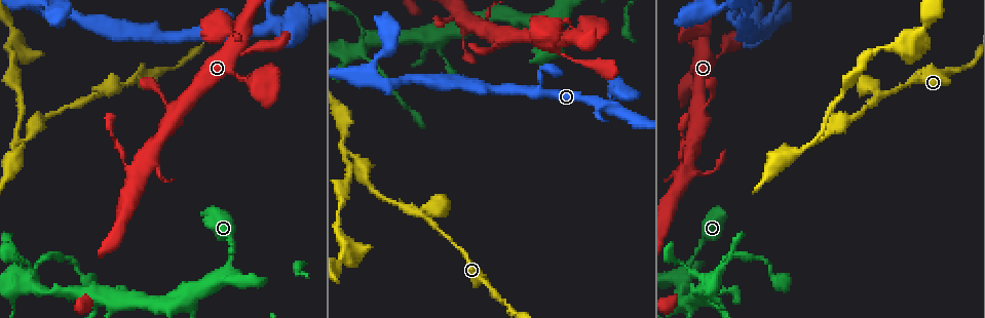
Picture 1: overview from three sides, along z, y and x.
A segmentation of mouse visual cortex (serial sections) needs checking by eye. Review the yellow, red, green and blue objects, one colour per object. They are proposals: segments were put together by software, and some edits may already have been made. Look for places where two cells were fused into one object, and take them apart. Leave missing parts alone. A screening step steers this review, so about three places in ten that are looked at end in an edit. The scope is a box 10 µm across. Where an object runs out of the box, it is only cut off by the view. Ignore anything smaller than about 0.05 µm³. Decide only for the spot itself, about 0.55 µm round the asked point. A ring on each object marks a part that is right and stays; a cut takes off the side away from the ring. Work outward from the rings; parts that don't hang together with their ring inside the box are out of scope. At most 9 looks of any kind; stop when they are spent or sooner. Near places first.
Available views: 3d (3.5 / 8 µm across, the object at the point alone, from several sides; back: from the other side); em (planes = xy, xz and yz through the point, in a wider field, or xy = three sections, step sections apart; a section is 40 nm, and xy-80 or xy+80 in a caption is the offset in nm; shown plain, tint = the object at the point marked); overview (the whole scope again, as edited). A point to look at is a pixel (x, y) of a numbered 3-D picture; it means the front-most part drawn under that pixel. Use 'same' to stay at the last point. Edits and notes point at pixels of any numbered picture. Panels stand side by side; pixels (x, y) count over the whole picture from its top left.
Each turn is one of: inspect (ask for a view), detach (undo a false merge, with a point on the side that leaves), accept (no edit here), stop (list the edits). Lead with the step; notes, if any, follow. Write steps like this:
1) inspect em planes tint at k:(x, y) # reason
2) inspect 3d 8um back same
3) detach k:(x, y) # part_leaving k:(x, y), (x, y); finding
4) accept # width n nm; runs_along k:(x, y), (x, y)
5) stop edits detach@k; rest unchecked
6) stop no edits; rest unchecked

inspect 3d 3.5um at 1:(96, 94) # a fork

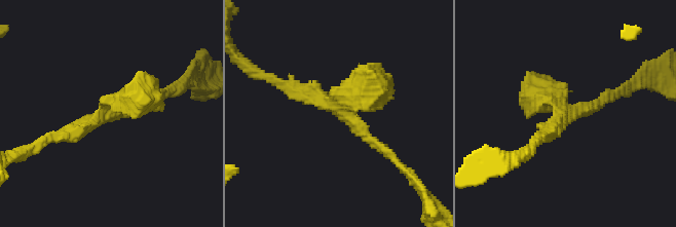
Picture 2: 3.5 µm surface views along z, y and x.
inspect em xy step 2 tint at 2:(570, 112) # arms 3; arm_widths 150, 250, 350 nm; now the EM

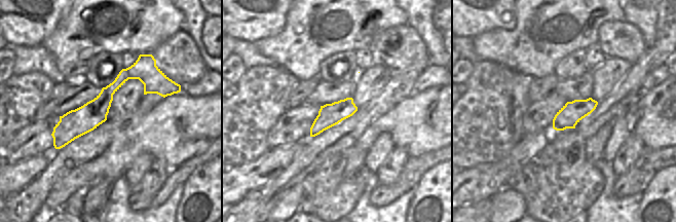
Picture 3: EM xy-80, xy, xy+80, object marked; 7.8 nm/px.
inspect em xy step 3 tint same # another direction

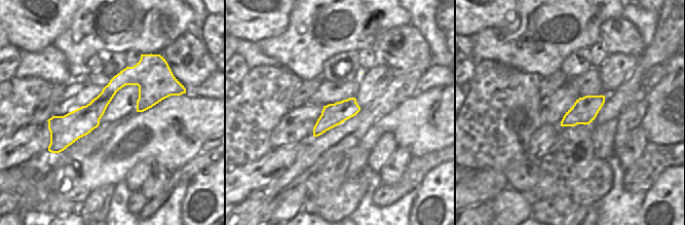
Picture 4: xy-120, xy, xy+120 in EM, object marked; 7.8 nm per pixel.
accept # runs_along 2:(392, 158), (345, 113), (288, 87); continuous, no second cell

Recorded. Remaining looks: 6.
inspect 3d 3.5um at 1:(814, 142) # side arm on a straight run

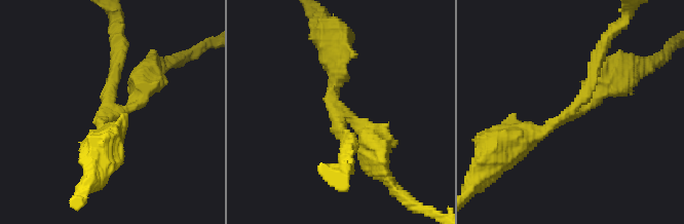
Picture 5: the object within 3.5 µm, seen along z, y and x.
inspect em xy step 3 tint at 5:(113, 110) # arms 3; arm_widths 200, 250, 400 nm; shape alone is not enough

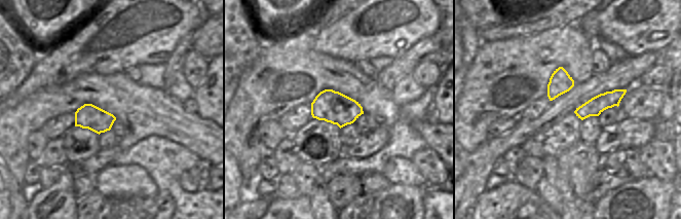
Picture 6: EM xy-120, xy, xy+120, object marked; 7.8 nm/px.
inspect em xy step 1 tint same # another direction

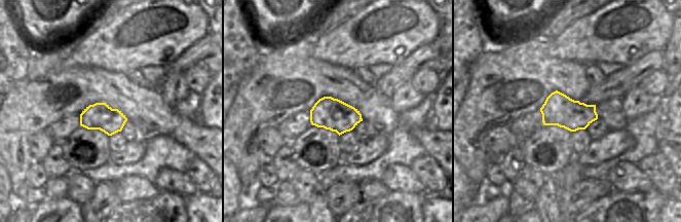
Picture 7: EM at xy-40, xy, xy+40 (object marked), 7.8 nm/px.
accept # runs_along 5:(377, 156), (346, 115), (349, 141); one cell here

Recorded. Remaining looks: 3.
inspect 3d 8um at 1:(187, 299) # three arms meet

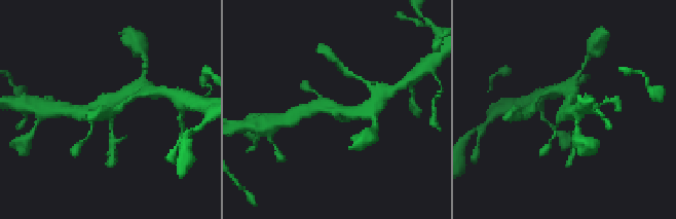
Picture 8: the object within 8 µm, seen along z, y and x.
inspect em xy step 1 tint same

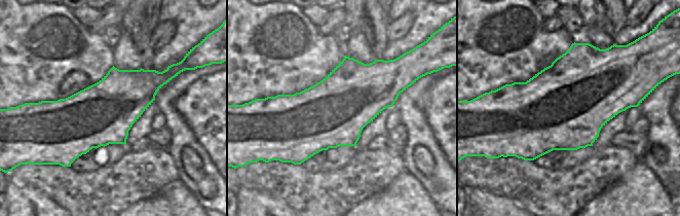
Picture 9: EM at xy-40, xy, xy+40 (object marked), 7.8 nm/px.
accept # runs_along 8:(132, 92), (97, 113), (77, 113); continuous, no second cell

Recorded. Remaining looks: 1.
stop no edits; rest unchecked

